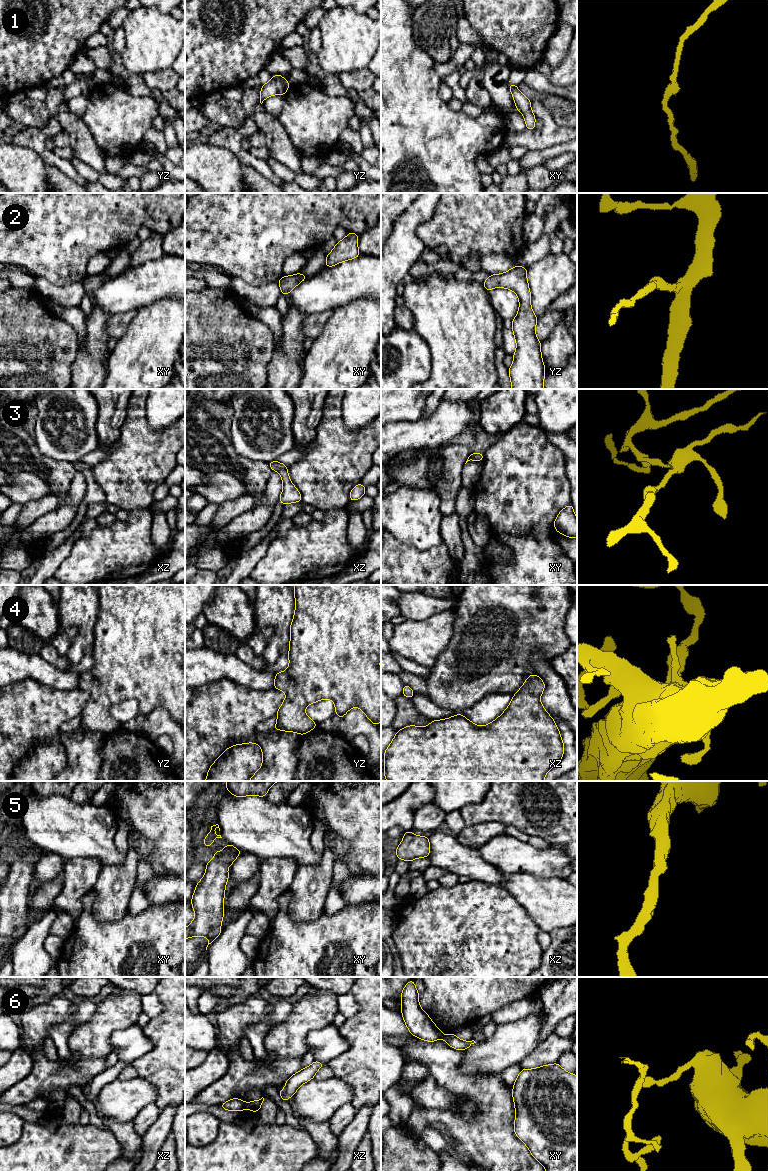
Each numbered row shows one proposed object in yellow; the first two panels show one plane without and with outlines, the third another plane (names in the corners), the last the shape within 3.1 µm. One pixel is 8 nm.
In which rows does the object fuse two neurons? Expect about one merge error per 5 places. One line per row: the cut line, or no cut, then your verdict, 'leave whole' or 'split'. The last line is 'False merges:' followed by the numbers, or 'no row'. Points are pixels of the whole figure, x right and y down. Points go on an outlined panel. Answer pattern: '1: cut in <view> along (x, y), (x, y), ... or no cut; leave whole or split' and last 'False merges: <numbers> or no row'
1: no cut; leave whole
2: no cut; leave whole
3: no cut; leave whole
4: no cut; leave whole
5: no cut; leave whole
6: cut in xz along (246, 1103), (248, 1106); split
False merges: 6

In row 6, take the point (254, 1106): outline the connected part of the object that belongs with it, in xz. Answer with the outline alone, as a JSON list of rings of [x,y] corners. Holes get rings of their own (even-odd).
[[[262,1097],[259,1100],[255,1100],[255,1101],[248,1102],[247,1103],[248,1109],[250,1111],[252,1111],[252,1112],[258,1112],[260,1110],[260,1107],[261,1107],[263,1101],[264,1101],[264,1098]]]

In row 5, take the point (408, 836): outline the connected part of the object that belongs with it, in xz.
[[[406,831],[403,841],[396,849],[399,860],[411,862],[416,858],[428,857],[430,854],[429,837],[414,835],[411,831]]]

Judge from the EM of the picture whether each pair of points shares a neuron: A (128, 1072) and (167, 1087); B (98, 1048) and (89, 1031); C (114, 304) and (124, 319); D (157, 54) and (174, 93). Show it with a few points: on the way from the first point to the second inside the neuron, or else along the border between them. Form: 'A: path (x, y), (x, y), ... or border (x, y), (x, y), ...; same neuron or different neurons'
A: border (130, 1064), (138, 1075); different neurons
B: path (96, 1044), (92, 1040), (92, 1035); same neuron
C: border (136, 309), (111, 316); different neurons
D: border (171, 67), (165, 70), (147, 72), (142, 76); different neurons

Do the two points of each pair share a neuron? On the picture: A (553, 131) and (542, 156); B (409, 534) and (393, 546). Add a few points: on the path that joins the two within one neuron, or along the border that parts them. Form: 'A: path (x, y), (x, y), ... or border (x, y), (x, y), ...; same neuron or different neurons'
A: border (566, 142), (555, 144), (551, 147), (529, 150); different neurons
B: border (391, 534), (398, 540), (421, 550); different neurons

